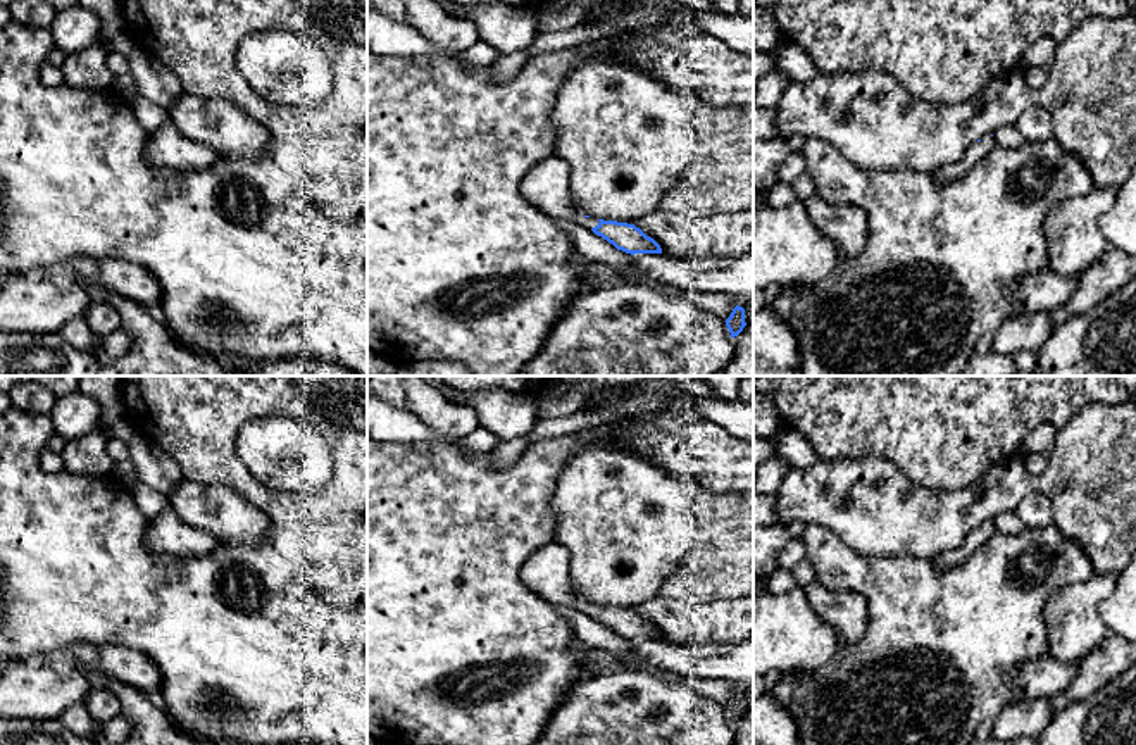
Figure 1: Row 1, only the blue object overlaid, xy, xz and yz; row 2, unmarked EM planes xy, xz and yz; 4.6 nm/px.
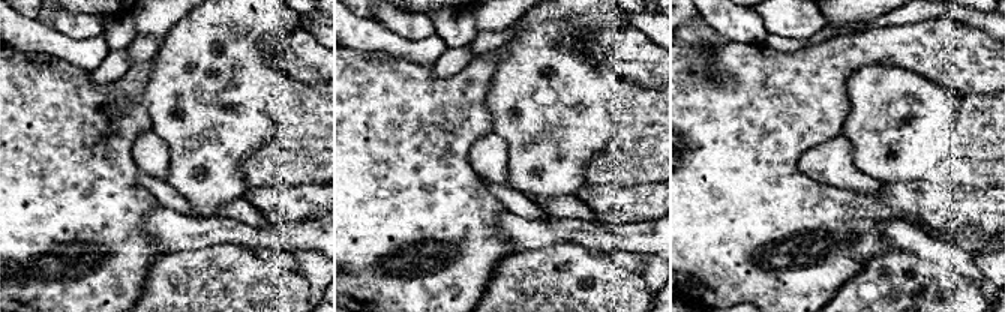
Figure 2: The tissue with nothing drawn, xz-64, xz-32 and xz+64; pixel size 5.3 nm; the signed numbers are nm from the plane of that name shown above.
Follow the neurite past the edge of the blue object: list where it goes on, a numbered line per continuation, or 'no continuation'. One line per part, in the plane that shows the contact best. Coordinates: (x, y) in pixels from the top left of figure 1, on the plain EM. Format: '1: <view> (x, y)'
1: xz (545, 573)

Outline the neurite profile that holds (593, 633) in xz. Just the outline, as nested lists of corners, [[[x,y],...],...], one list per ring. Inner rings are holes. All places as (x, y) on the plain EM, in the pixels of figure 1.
[[[555,605],[555,607],[571,623],[577,640],[595,648],[605,648],[609,654],[621,657],[624,660],[624,667],[627,669],[648,669],[652,674],[655,674],[657,678],[660,678],[662,681],[672,686],[688,688],[690,678],[657,669],[650,666],[646,660],[636,657],[631,640],[617,636],[612,629],[609,629],[602,623],[595,621],[593,617],[576,609],[565,605]]]

